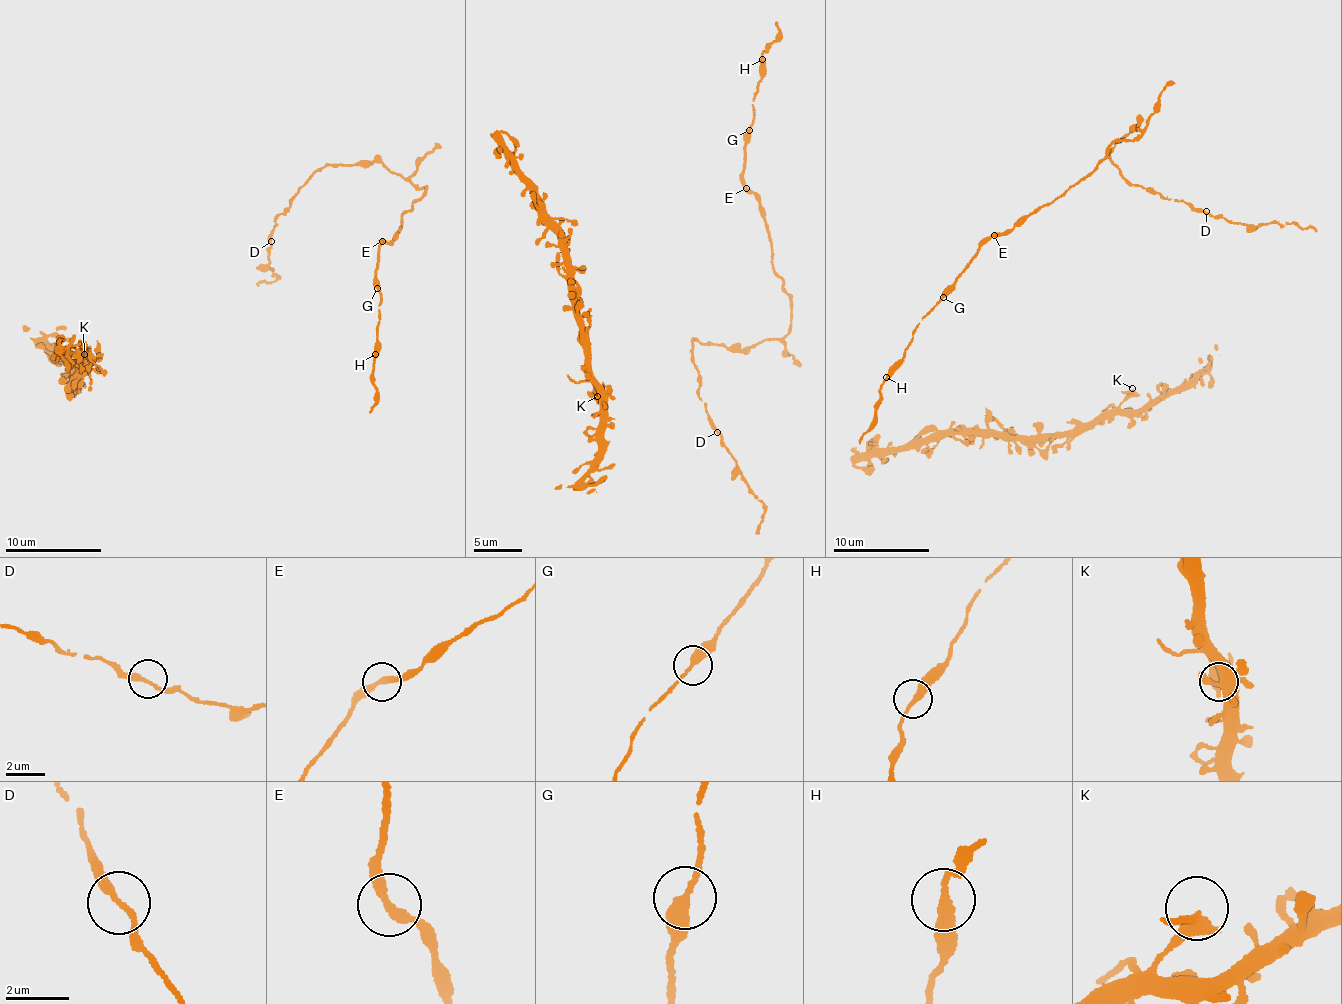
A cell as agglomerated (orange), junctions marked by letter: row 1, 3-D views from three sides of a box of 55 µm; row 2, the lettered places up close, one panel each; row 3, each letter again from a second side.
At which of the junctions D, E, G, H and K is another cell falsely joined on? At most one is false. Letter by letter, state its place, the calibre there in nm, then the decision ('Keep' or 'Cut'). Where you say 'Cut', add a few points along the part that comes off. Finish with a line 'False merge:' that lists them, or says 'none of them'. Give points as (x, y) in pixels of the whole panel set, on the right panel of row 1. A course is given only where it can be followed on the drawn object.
D: Place: (1206, 211). Thickness 220 nm. Keep
E: Place: (994, 235). Thickness 280 nm. Keep
G: Place: (943, 297). Thickness 320 nm. Keep
H: Place: (886, 377). Thickness 320 nm. Keep
K: Place: (1132, 388). Thickness 360 nm. Keep
False merge: none of them

